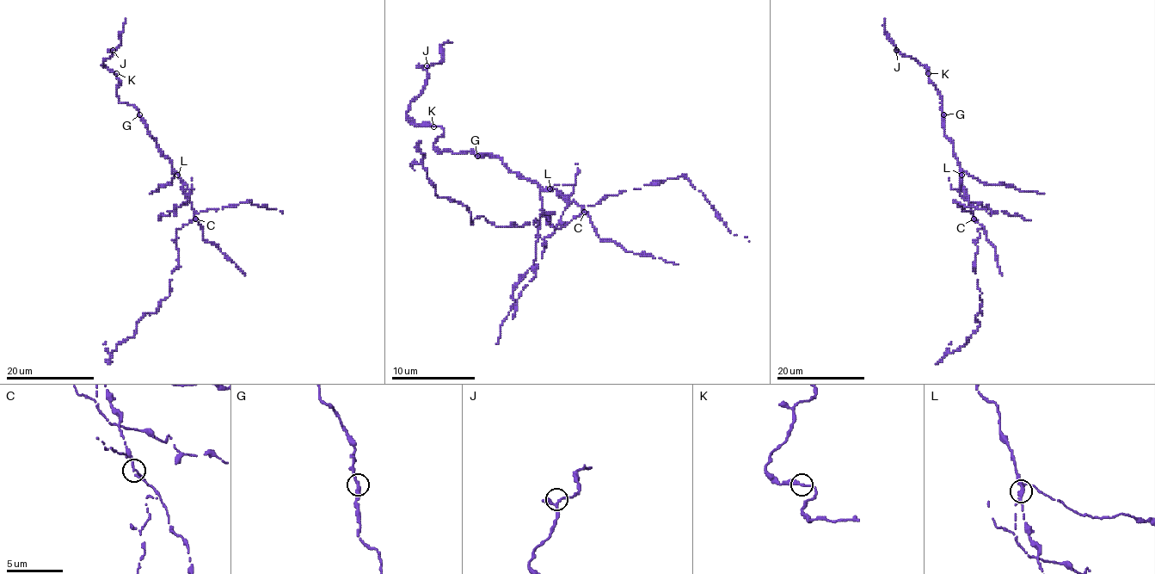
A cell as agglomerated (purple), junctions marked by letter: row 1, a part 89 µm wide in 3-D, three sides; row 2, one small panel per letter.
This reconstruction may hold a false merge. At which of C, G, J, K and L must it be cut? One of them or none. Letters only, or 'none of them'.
L

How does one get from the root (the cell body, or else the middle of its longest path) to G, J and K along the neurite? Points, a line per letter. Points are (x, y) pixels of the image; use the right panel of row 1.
G: (968, 197), (963, 192), (961, 169), (953, 150), (953, 142), (943, 134), (943, 114)
J: (968, 197), (953, 142), (943, 134), (943, 97), (928, 79), (928, 68), (896, 50)
K: (968, 197), (963, 192), (961, 169), (953, 150), (953, 142), (943, 134), (943, 97), (928, 79), (928, 73)

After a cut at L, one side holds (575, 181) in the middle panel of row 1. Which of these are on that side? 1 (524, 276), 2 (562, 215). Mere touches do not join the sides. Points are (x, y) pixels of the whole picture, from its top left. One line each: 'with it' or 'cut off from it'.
1: cut off from it
2: with it

